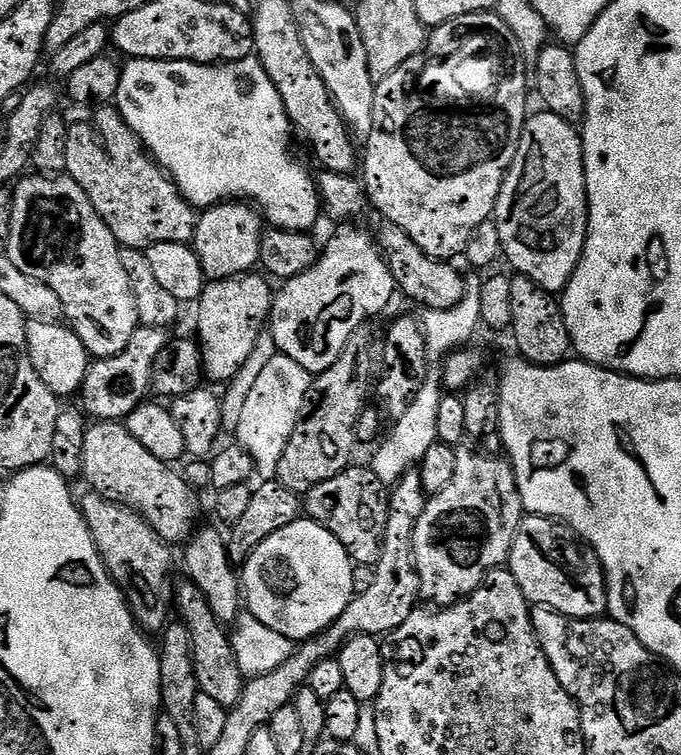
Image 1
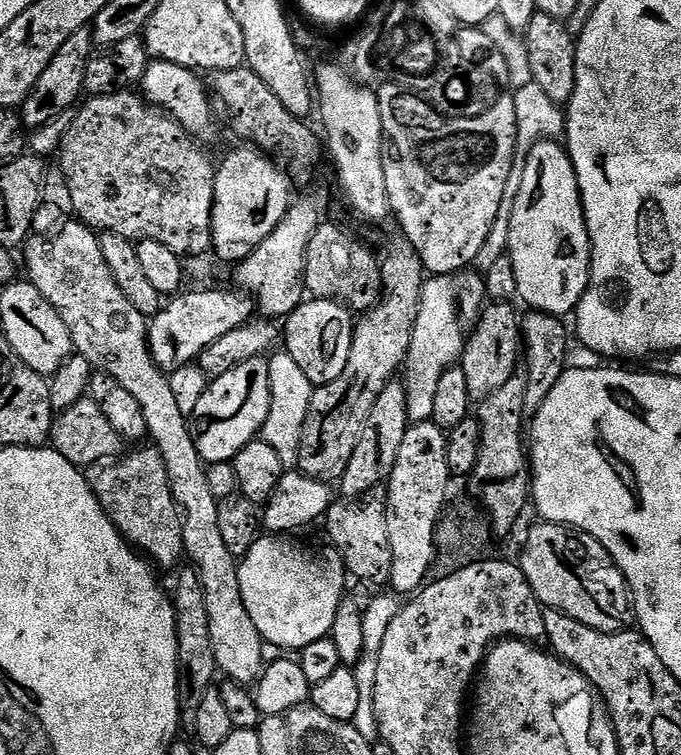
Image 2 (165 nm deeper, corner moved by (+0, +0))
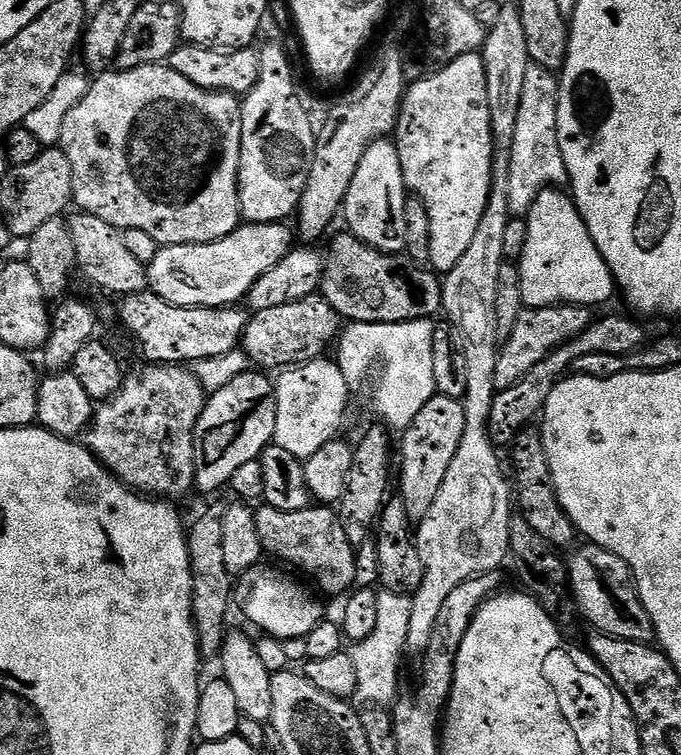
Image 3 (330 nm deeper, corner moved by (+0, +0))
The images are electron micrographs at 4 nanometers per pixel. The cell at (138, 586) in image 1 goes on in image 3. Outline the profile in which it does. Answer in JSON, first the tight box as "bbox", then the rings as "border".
{"bbox":[82,366,206,501],"border":[[[148,366],[145,372],[140,372],[137,376],[129,375],[125,379],[124,385],[115,392],[110,399],[103,401],[95,409],[92,422],[88,425],[82,436],[82,443],[88,451],[93,452],[97,460],[117,478],[131,488],[133,492],[141,493],[149,498],[167,498],[169,501],[179,501],[179,496],[184,496],[188,491],[193,491],[196,483],[196,429],[201,423],[204,415],[204,402],[206,393],[204,385],[197,378],[195,371],[184,366]]]}

